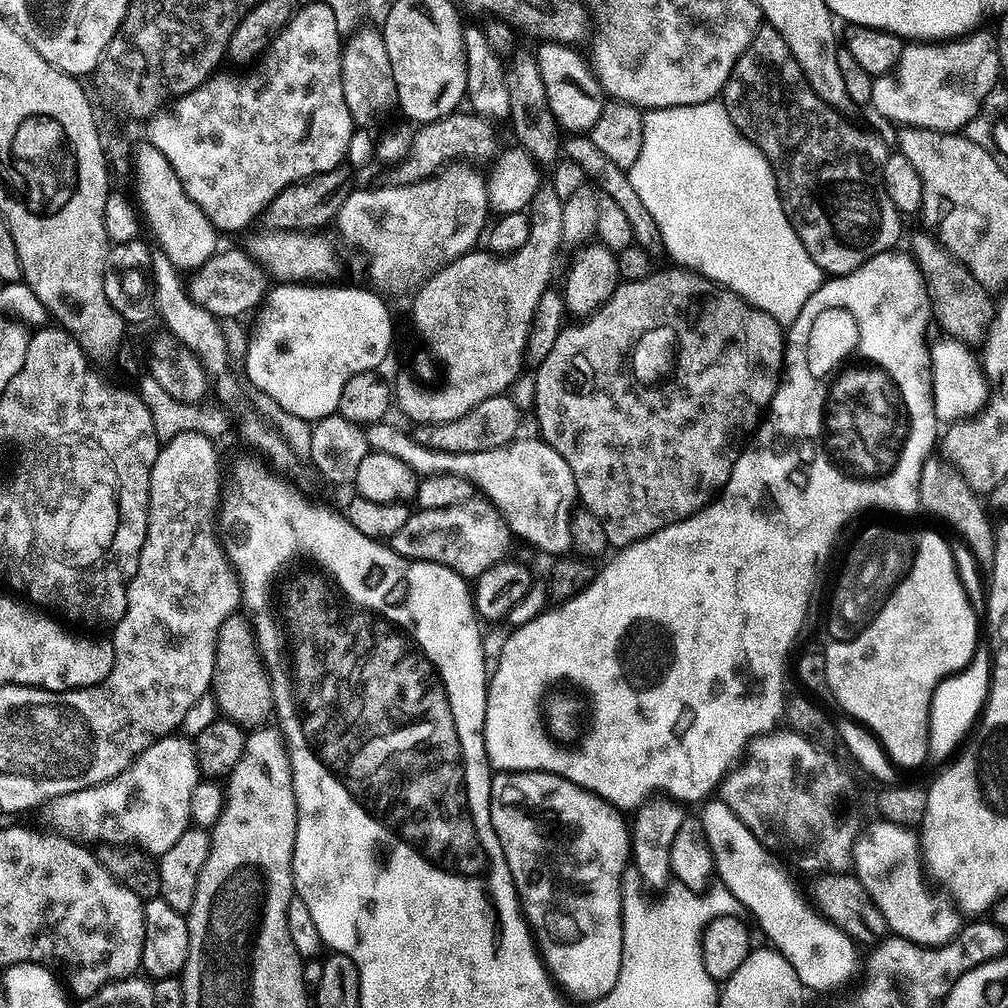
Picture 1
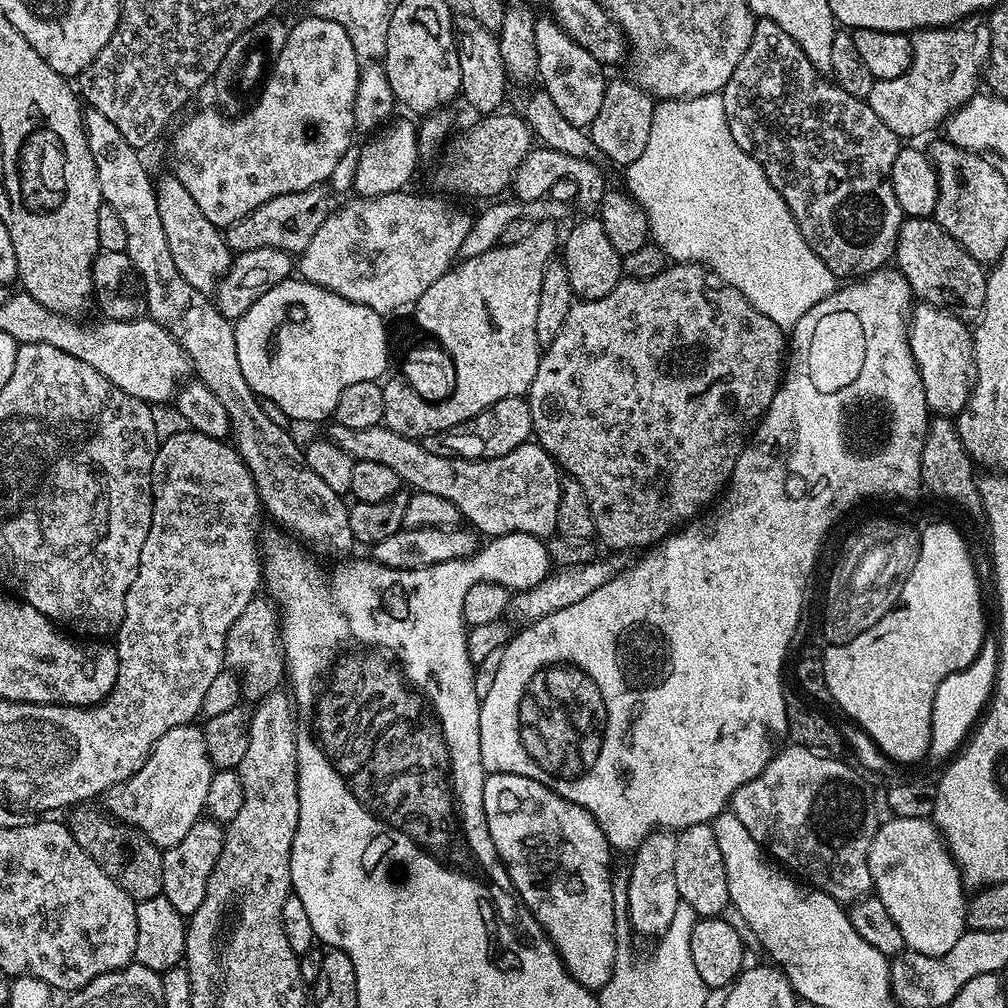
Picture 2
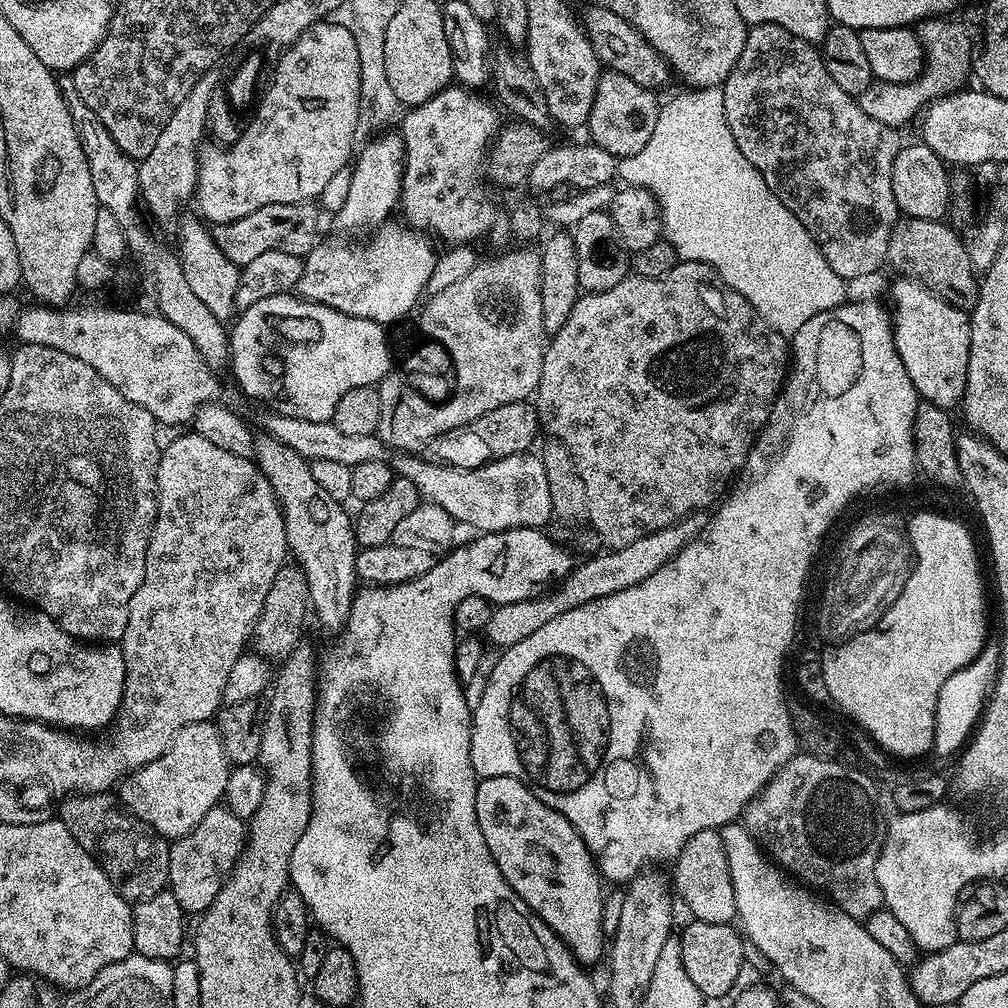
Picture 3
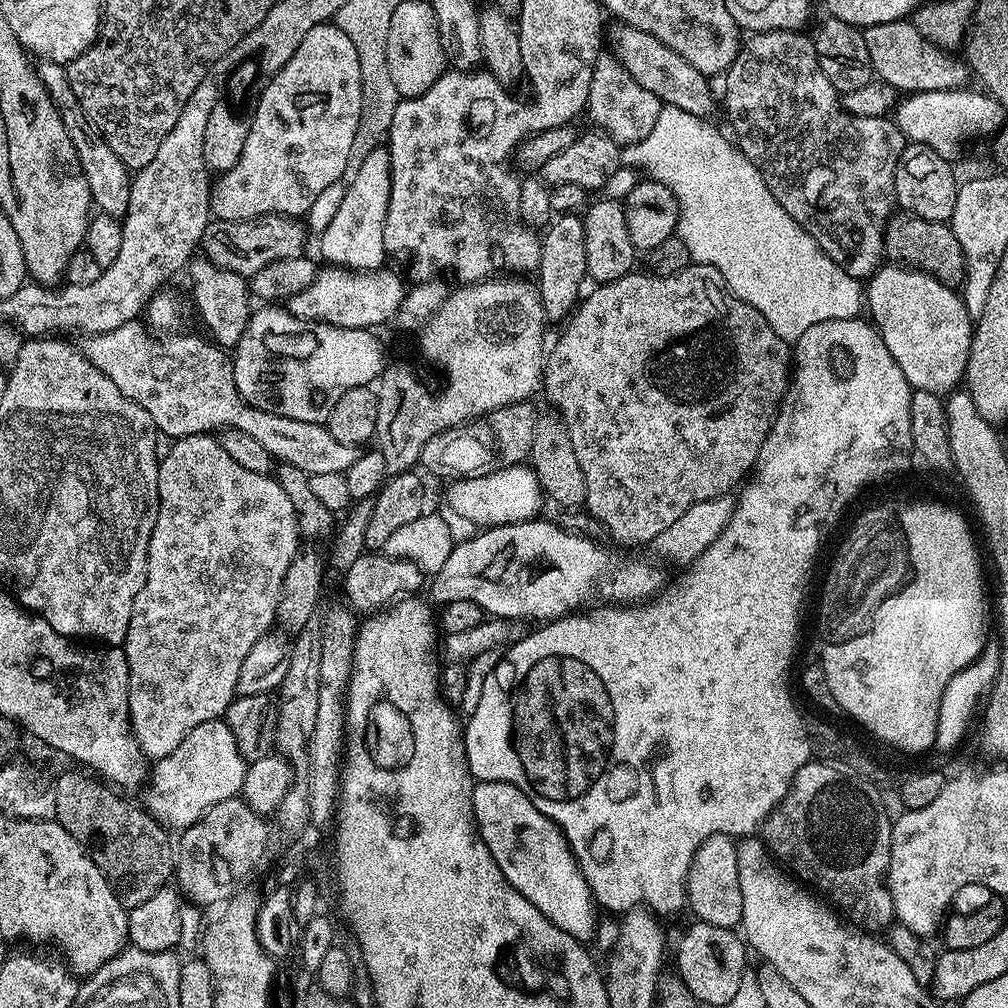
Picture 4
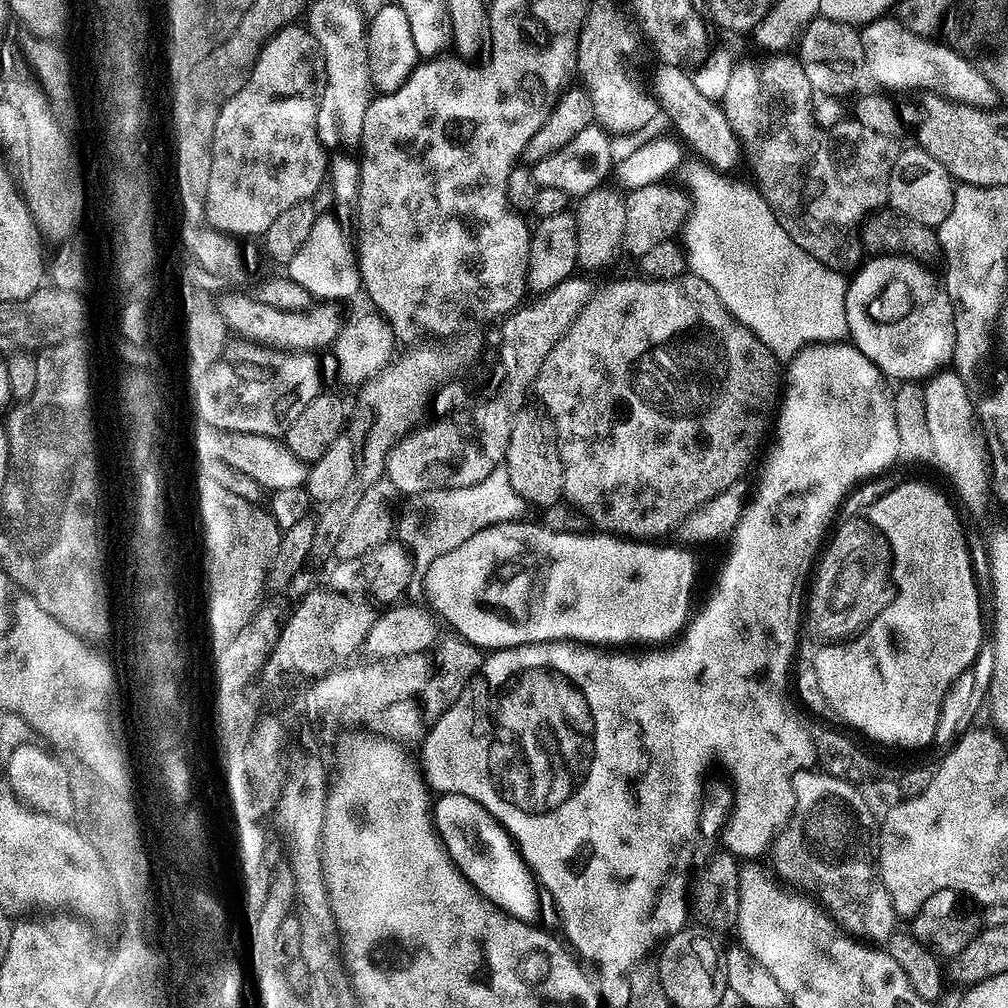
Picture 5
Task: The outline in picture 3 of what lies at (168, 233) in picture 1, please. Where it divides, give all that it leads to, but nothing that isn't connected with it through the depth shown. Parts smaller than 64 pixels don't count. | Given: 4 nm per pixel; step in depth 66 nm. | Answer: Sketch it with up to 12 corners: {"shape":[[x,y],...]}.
{"shape":[[203,219],[179,221],[178,255],[194,295],[231,321],[241,265]]}

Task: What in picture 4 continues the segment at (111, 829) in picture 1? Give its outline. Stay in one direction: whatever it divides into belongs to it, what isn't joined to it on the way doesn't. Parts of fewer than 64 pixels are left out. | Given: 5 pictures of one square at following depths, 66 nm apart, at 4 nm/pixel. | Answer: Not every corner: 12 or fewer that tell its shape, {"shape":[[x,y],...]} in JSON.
{"shape":[[226,720],[151,765],[143,807],[169,830],[241,795]]}

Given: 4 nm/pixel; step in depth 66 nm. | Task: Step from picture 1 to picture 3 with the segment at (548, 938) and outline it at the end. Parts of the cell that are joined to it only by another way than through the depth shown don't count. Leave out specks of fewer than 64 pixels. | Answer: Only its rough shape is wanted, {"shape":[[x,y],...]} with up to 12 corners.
{"shape":[[509,776],[477,783],[498,870],[581,965],[604,892],[573,826]]}

